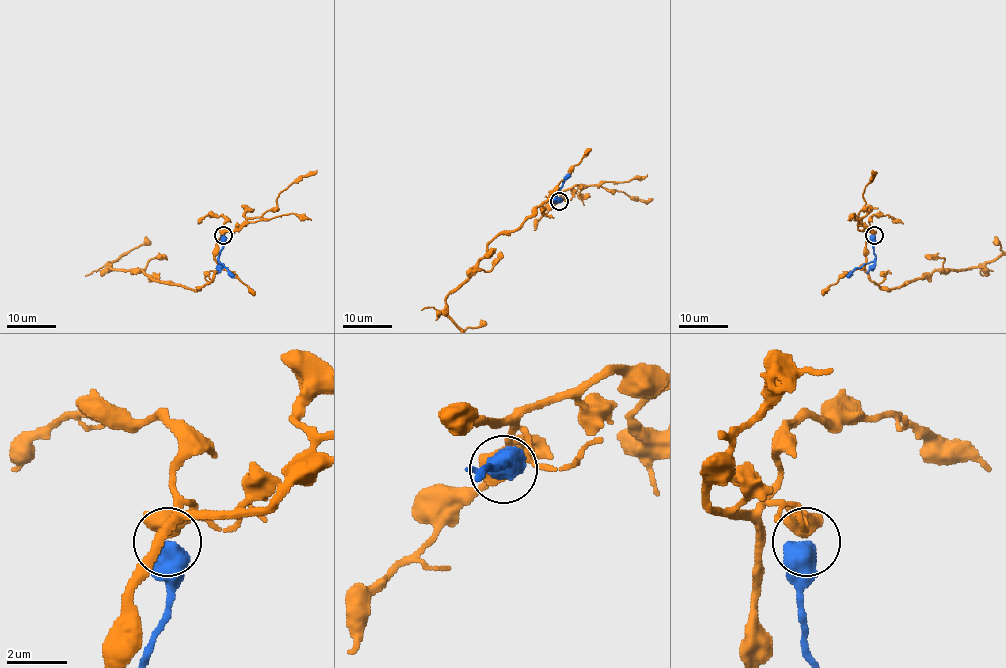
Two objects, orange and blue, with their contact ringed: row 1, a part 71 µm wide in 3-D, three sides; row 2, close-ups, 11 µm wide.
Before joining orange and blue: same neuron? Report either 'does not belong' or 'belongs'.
does not belong

